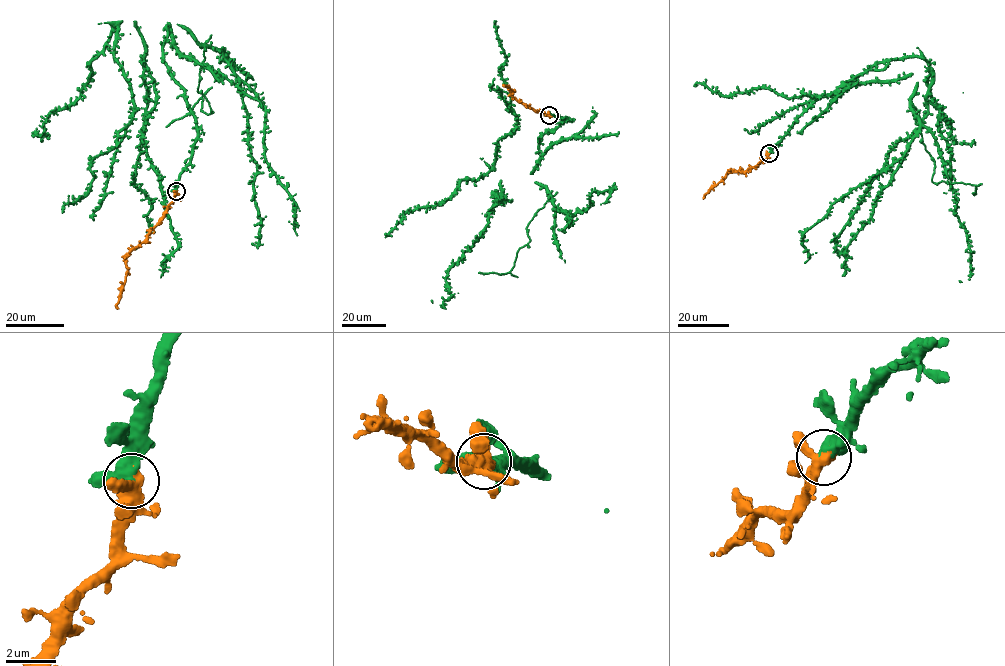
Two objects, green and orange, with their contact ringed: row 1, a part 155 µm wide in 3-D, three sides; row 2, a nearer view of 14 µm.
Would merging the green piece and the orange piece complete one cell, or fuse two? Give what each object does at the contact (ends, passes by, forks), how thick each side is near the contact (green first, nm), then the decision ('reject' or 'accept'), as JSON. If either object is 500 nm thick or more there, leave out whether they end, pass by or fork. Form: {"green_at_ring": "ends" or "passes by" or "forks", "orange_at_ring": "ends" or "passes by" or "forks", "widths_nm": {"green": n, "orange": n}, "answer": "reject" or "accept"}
{"green_at_ring": "passes by", "orange_at_ring": "passes by", "widths_nm": {"green": 480, "orange": 480}, "answer": "accept"}

